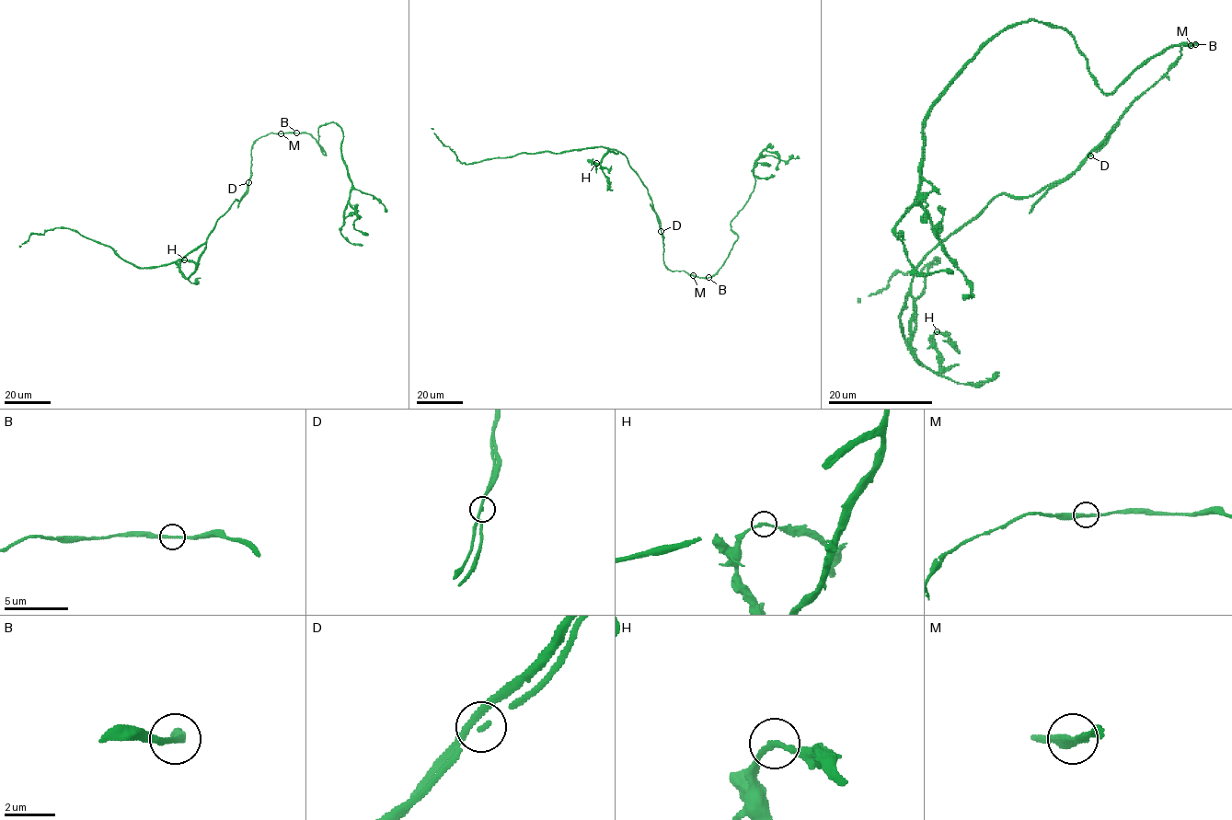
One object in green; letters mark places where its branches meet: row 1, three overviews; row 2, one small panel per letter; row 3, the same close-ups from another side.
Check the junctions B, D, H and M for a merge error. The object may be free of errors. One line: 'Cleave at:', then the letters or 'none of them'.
Cleave at: D

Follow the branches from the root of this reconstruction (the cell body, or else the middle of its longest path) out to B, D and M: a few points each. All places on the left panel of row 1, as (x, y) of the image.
B: (251, 167), (251, 146), (257, 140), (270, 132), (296, 132)
D: (251, 167), (248, 182)
M: (251, 167), (252, 144), (270, 132), (281, 132)

